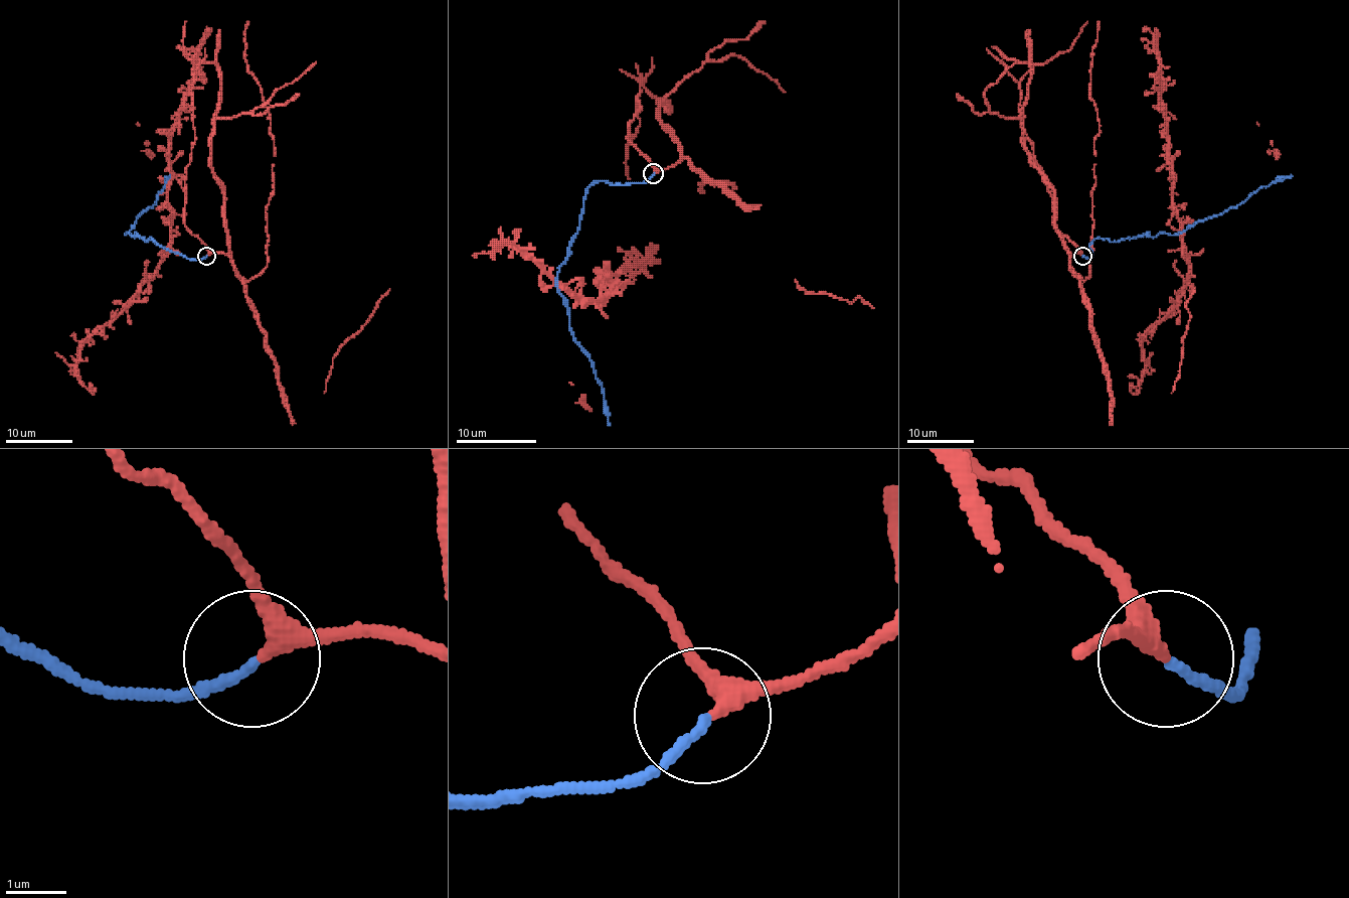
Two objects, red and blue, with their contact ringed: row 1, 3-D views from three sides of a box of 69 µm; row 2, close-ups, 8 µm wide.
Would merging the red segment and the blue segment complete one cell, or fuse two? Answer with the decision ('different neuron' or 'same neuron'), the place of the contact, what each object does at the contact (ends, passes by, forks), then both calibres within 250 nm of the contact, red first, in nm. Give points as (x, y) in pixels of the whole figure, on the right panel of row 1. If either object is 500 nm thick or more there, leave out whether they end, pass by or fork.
same neuron | (1082, 256) | red passes by | blue ends | 280/150 nm

